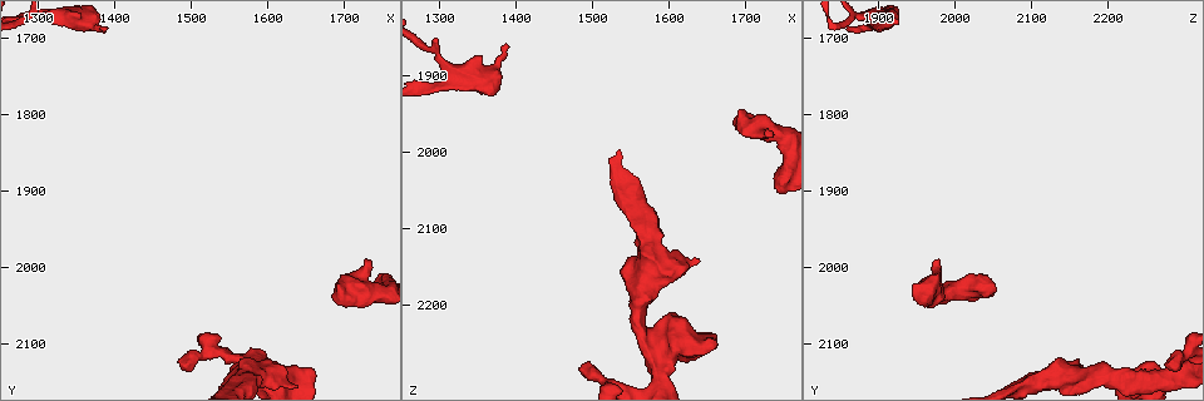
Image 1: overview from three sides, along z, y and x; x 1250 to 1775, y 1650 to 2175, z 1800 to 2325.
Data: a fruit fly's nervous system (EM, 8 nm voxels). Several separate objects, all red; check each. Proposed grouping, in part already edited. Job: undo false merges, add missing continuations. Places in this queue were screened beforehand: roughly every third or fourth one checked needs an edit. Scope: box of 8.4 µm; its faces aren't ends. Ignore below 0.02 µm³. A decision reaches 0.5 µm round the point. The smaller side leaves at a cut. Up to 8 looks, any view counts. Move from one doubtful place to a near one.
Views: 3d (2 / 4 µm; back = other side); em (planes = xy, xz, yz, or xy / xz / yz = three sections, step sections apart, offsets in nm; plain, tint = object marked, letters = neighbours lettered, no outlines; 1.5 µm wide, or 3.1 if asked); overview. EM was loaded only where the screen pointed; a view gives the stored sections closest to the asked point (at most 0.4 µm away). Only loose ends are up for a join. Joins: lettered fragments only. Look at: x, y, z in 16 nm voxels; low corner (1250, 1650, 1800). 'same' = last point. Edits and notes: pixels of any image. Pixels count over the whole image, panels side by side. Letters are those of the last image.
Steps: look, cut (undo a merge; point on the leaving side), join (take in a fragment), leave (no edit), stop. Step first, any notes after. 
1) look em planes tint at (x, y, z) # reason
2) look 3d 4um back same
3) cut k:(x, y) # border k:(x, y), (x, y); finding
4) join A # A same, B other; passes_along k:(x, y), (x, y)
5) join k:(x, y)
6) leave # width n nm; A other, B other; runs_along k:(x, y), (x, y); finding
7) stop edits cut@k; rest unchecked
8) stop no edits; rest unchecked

look 3d 4um back at (1735, 1990, 1975) # an open end

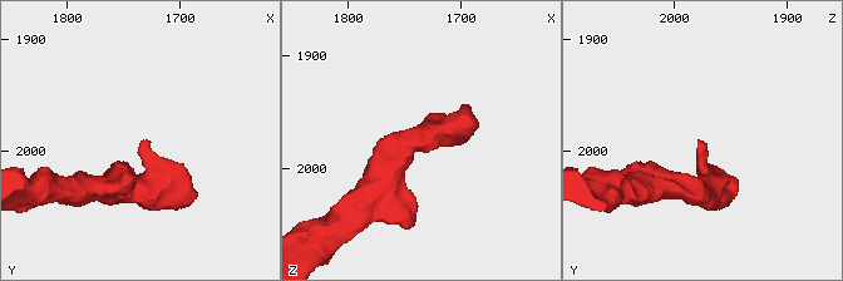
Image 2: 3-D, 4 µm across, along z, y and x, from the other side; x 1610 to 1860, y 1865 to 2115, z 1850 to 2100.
look em yz step 8 tint at (1736, 1992, 1978)

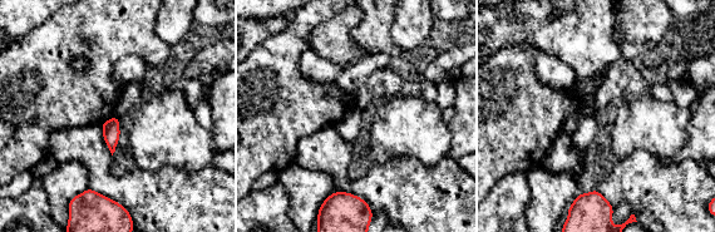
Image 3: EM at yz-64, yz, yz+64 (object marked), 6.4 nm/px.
look em planes letters same # cut it another way

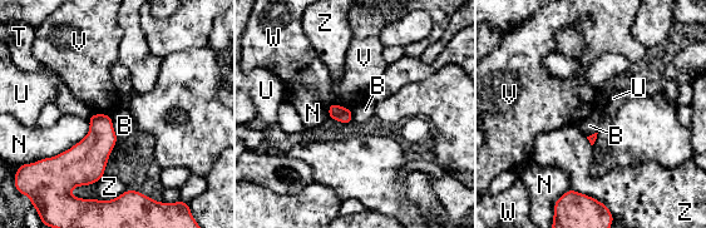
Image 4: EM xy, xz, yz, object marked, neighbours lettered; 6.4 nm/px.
leave # longest_contact N 420 nm; B other, N other, T other, U other, V other, W other, Z other; border 4:(109, 115), (113, 130), (118, 138); no lettered fragment goes on from it

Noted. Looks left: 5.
look 3d 4um at (1385, 1690, 1860) # branch stops here

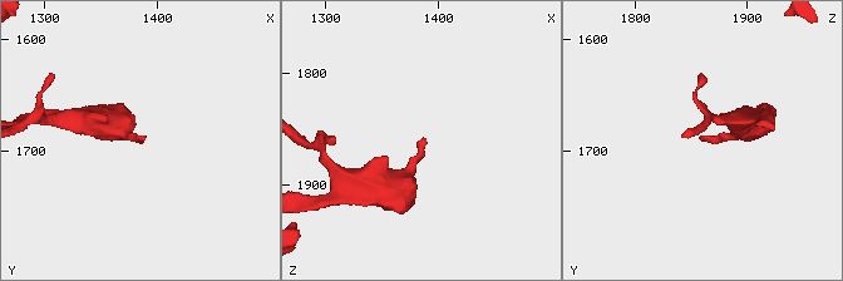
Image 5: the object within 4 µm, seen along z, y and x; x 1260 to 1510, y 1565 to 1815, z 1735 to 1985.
look em planes letters at (1386, 1686, 1858) # need the tissue

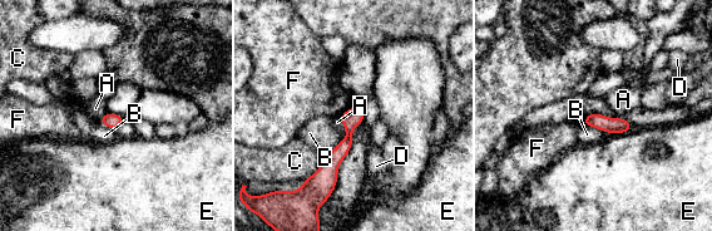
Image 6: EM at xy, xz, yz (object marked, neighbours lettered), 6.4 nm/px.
leave # A other, B other, C other, D other, E other, F other; border 6:(351, 107), (340, 114); none of them fits

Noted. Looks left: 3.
look 3d 2um at (1485, 2125, 2275) # branch stops here

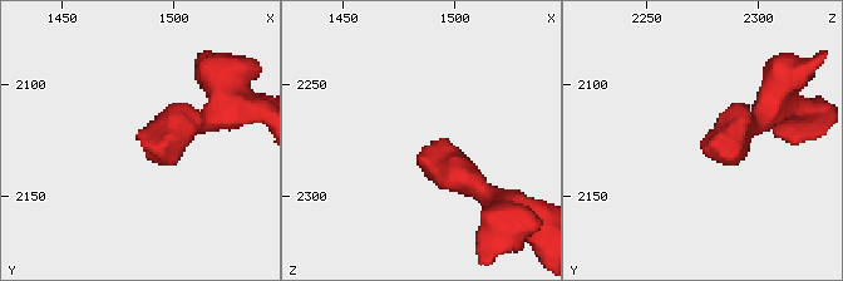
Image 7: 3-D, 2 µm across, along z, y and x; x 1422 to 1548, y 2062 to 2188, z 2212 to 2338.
look em planes letters at (1485, 2124, 2279)

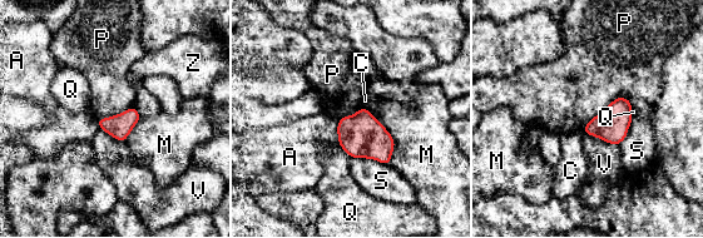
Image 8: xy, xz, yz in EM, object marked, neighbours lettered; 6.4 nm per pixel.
leave # width 160 nm; A other, C other, M other, P other, Q other, S other, V other, Z other; border 8:(619, 95), (582, 129); no lettered fragment goes on from it

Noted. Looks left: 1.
stop no edits; rest unchecked

